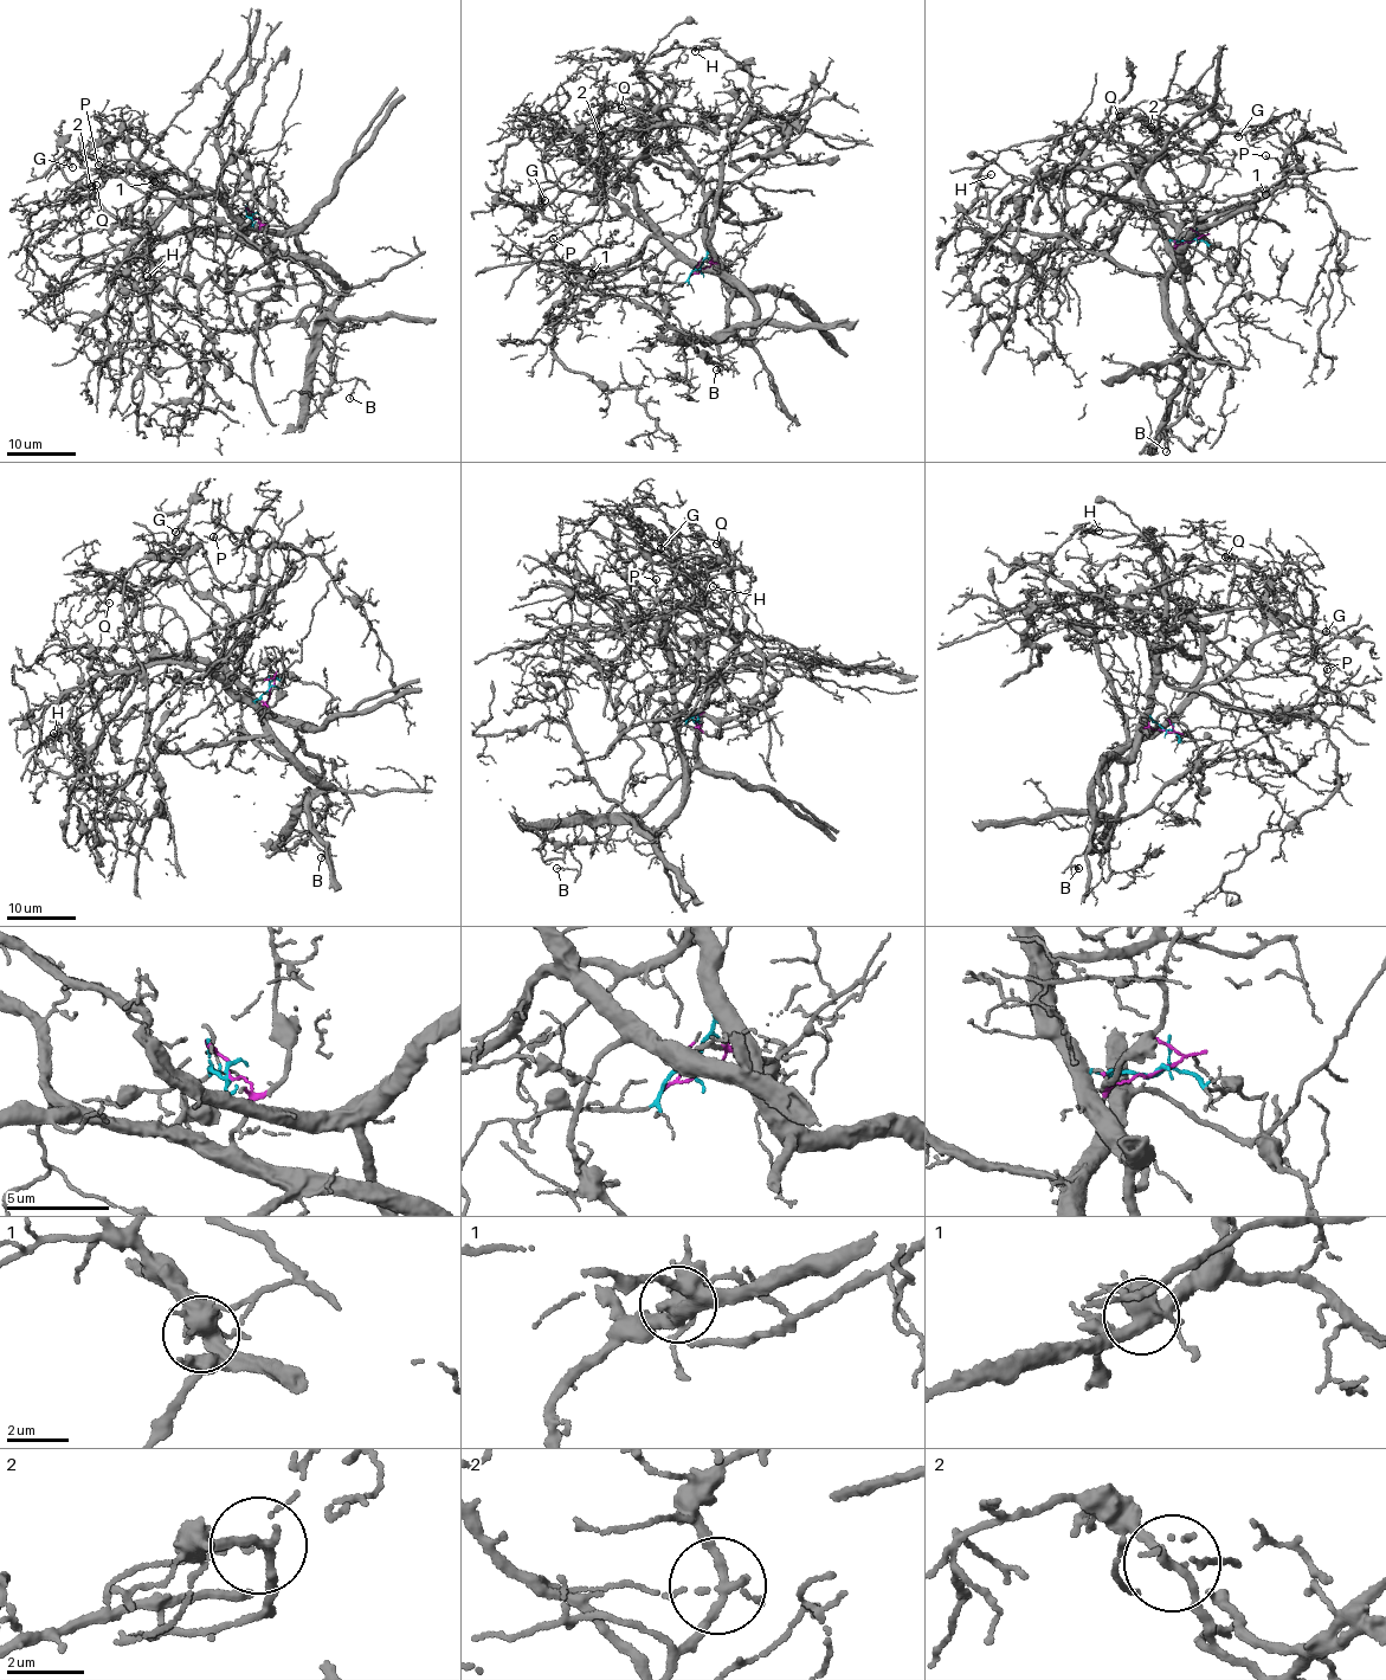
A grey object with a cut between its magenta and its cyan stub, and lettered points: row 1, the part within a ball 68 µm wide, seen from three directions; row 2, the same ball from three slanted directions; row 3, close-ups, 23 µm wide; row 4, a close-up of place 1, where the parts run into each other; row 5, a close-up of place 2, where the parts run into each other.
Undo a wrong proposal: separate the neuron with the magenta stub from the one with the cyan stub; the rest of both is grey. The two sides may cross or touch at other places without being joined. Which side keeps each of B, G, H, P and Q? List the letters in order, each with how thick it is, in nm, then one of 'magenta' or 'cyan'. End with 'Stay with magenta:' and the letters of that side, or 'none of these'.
B: calibre 110 nm; cyan
G: calibre 140 nm; cyan
H: calibre 110 nm; magenta
P: calibre 100 nm; magenta
Q: calibre 120 nm; magenta
Stay with magenta: H, P, Q

